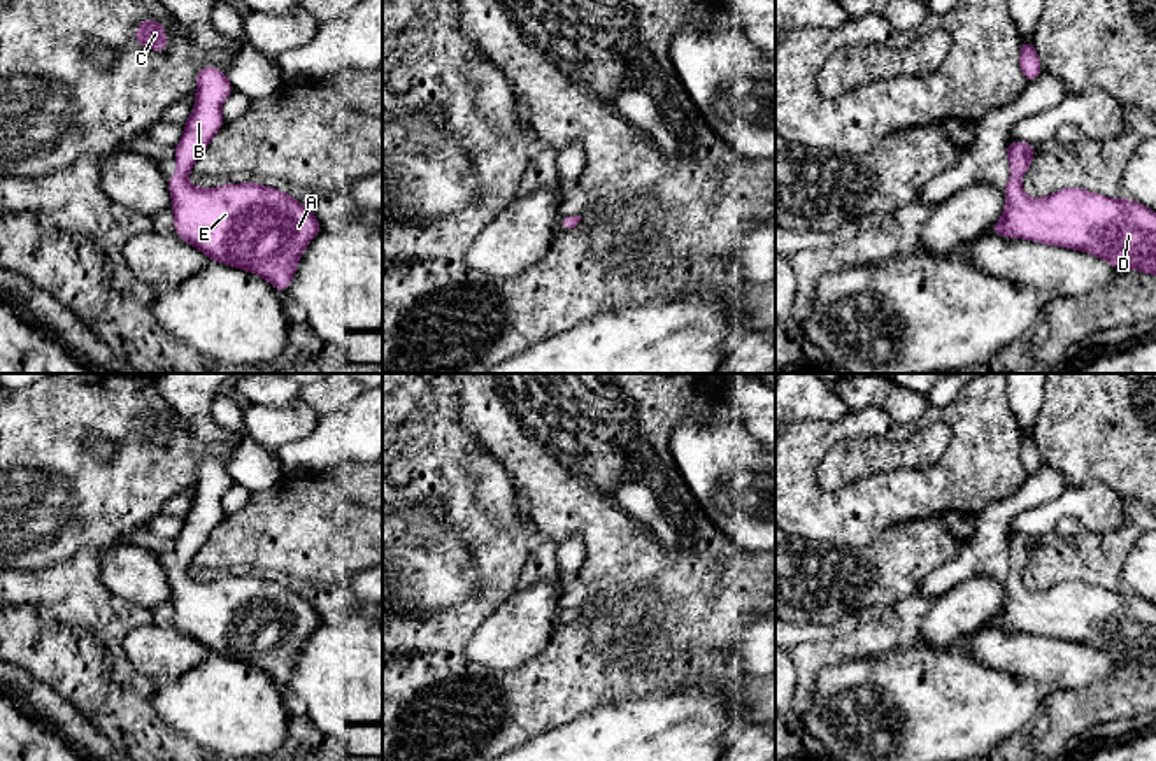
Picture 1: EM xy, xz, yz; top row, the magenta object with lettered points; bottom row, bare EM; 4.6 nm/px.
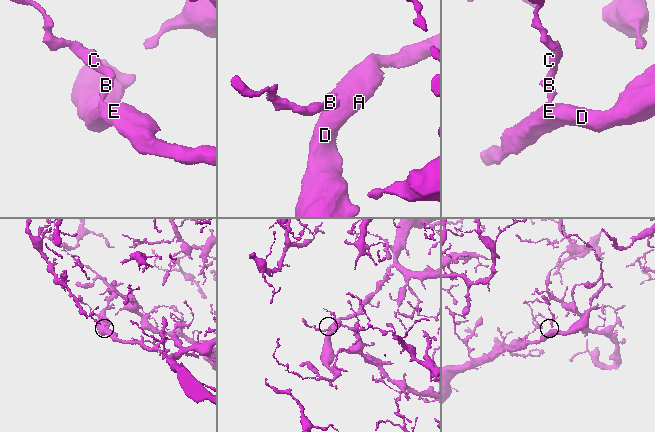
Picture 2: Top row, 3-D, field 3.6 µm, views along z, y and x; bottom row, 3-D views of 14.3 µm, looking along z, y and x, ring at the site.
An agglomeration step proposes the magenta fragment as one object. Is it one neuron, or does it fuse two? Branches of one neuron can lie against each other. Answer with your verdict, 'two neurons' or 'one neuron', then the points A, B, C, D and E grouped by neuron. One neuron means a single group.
one neuron; groups A B C D E

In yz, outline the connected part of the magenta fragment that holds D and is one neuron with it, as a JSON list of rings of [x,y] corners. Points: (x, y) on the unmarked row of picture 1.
[[[1007,537],[1010,572],[1003,580],[1005,601],[991,626],[1068,640],[1105,652],[1117,663],[1156,668],[1156,605],[1128,591],[1107,591],[1082,580],[1063,580],[1030,591],[1021,579],[1035,538]]]

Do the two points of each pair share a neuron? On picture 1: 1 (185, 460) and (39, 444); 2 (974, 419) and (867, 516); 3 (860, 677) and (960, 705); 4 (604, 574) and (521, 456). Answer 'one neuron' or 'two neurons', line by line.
1: one neuron
2: one neuron
3: one neuron
4: one neuron

